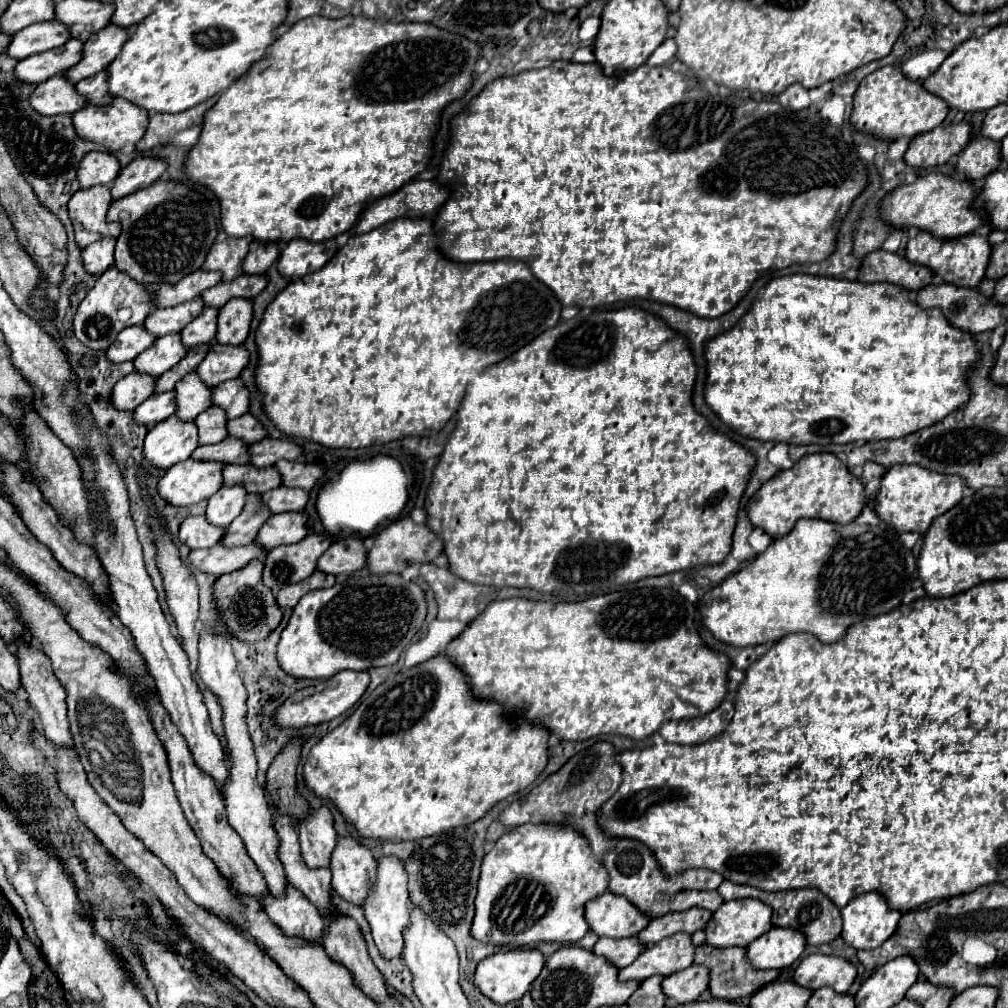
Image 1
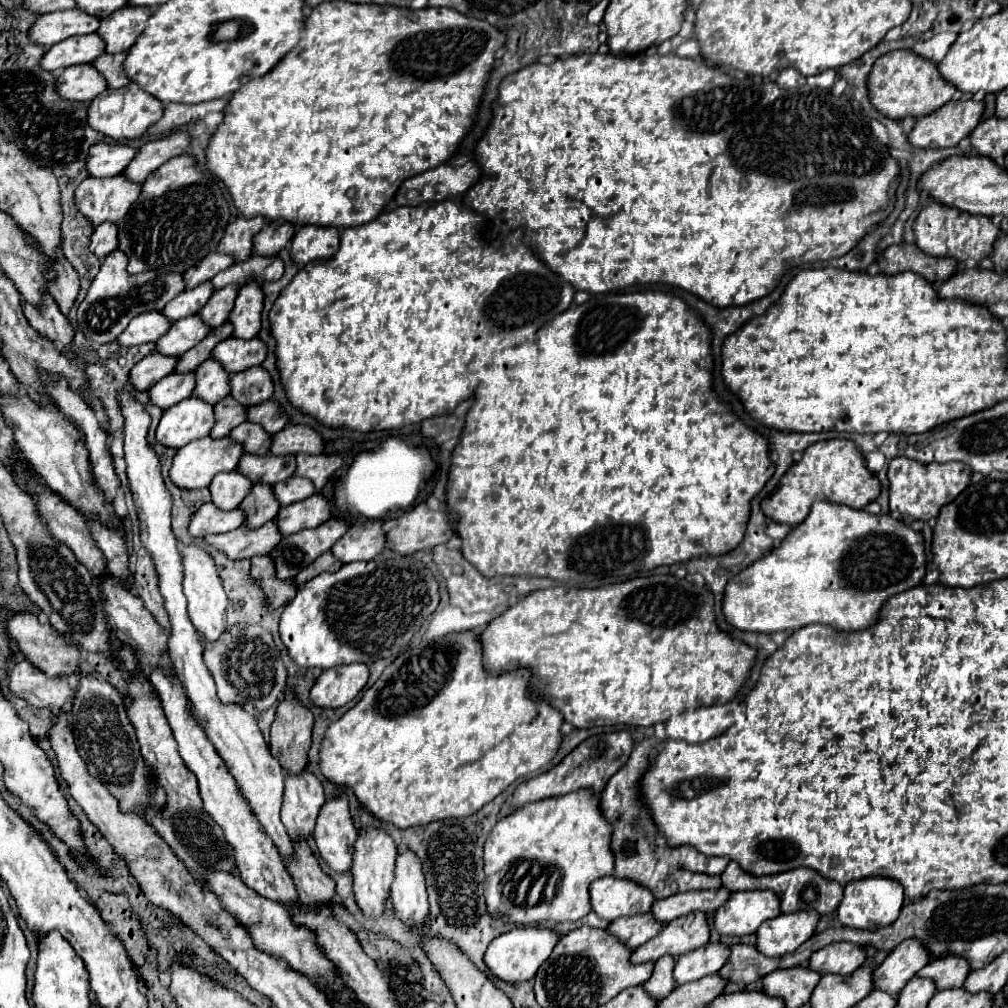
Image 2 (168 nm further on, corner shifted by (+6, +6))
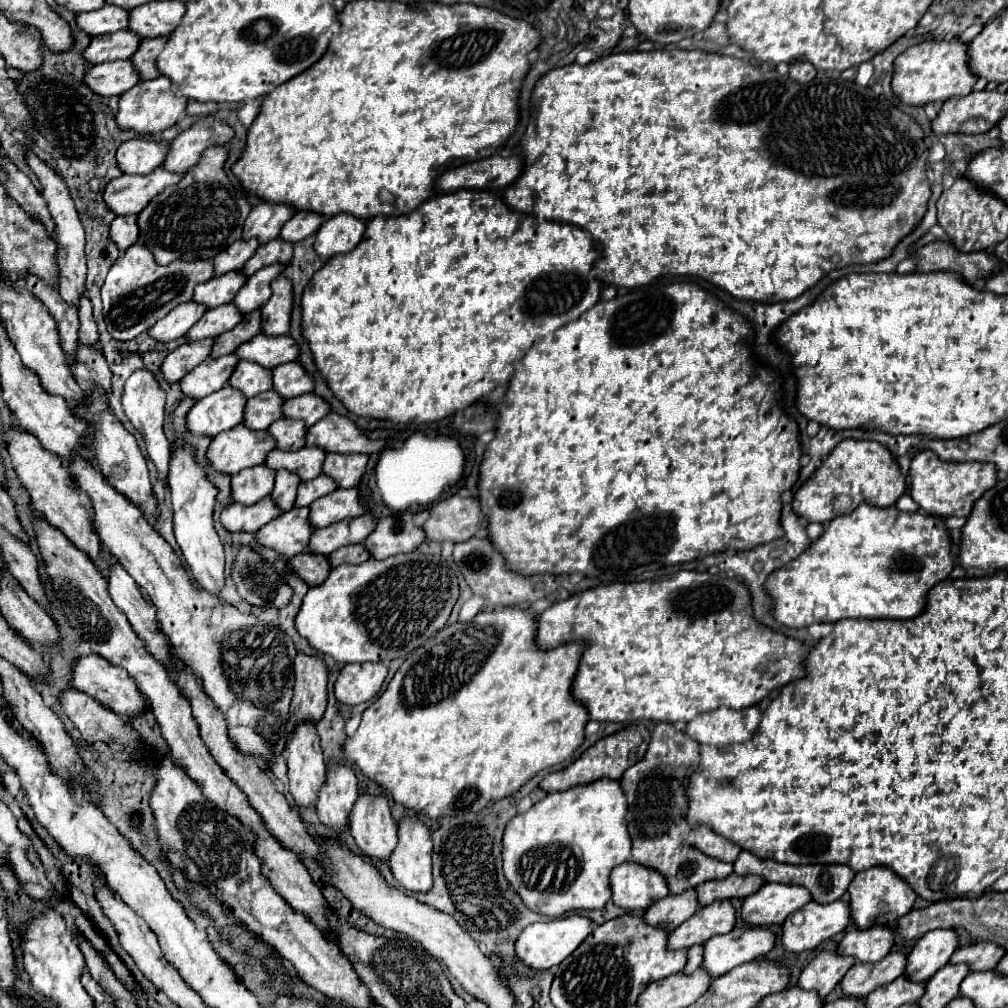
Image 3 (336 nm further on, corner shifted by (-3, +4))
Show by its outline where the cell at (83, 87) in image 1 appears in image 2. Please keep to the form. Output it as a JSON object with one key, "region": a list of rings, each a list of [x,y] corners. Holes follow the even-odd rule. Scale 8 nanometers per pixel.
{"region":[[[122,52],[122,54],[102,54],[92,64],[96,66],[98,72],[102,72],[106,76],[108,88],[122,88],[122,86],[130,84],[130,80],[122,74],[122,62],[126,62],[126,52]]]}

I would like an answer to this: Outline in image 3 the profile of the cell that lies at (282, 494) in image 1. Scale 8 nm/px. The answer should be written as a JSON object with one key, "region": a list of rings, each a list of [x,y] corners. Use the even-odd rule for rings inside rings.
{"region":[[[319,474],[317,478],[309,480],[309,482],[301,482],[299,488],[297,488],[297,500],[295,500],[295,506],[309,506],[313,500],[333,492],[337,488],[337,484],[325,476],[325,474]]]}

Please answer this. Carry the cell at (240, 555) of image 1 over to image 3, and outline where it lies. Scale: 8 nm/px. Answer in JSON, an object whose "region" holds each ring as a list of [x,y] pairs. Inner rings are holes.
{"region":[[[291,508],[289,512],[281,514],[279,518],[271,520],[255,532],[257,544],[273,548],[277,554],[285,558],[293,558],[295,554],[305,552],[307,540],[313,532],[313,528],[307,522],[307,514],[309,508]]]}

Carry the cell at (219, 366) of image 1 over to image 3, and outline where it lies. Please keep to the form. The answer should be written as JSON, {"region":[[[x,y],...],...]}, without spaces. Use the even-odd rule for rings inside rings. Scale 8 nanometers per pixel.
{"region":[[[257,334],[249,342],[241,344],[233,354],[241,360],[251,360],[263,368],[275,368],[279,364],[293,362],[299,356],[299,350],[291,336],[271,338],[267,334]]]}

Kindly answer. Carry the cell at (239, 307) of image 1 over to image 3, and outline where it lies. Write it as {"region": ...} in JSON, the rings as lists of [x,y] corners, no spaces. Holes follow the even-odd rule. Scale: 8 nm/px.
{"region":[[[283,276],[271,282],[271,298],[259,308],[261,310],[261,332],[267,336],[281,336],[289,332],[289,316],[293,290],[291,282]]]}

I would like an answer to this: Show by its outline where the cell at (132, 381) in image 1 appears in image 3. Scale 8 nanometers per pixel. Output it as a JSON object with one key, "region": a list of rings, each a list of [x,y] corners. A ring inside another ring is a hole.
{"region":[[[213,340],[203,342],[187,342],[175,348],[165,356],[161,362],[161,374],[167,382],[179,382],[187,372],[191,372],[197,364],[201,364],[207,358],[207,352],[211,350]]]}

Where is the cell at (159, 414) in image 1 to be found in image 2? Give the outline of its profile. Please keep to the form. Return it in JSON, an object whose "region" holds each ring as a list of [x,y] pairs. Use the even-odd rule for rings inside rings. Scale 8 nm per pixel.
{"region":[[[172,372],[170,376],[162,378],[158,384],[150,388],[150,400],[152,404],[166,410],[178,404],[180,400],[188,398],[192,392],[194,392],[194,372],[188,372],[188,374]]]}

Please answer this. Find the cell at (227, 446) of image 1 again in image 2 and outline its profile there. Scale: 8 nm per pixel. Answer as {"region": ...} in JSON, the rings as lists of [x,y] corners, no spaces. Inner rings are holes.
{"region":[[[256,422],[240,424],[238,428],[234,428],[230,432],[230,436],[236,442],[244,444],[246,452],[250,452],[250,454],[258,454],[258,456],[270,454],[270,438],[272,438],[272,434],[262,430],[262,426],[258,426]]]}

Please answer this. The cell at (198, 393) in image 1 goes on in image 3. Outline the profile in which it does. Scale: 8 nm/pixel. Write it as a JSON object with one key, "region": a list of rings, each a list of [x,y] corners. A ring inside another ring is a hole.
{"region":[[[241,360],[229,378],[229,386],[239,390],[247,398],[259,392],[267,392],[271,390],[271,370],[259,368],[253,362]]]}

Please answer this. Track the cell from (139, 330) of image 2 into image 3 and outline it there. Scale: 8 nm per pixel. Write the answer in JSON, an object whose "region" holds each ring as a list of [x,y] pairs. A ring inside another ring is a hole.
{"region":[[[185,302],[179,304],[177,308],[173,308],[165,318],[161,318],[159,322],[155,322],[147,334],[159,342],[171,342],[181,338],[203,314],[207,308],[193,304],[193,302]]]}

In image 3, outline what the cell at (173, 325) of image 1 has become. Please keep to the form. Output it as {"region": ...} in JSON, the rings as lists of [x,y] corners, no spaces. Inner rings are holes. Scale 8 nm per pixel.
{"region":[[[229,272],[227,276],[217,276],[211,278],[203,284],[199,284],[193,292],[193,302],[195,304],[203,304],[209,310],[217,308],[221,304],[227,304],[233,300],[233,296],[237,294],[237,290],[245,284],[243,276],[239,276],[239,272]]]}

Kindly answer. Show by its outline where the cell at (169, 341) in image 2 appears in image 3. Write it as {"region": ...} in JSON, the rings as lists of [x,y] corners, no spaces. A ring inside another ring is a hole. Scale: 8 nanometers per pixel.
{"region":[[[223,304],[215,310],[207,310],[197,324],[191,326],[191,330],[185,334],[187,342],[197,342],[205,338],[217,338],[219,334],[227,332],[231,326],[239,324],[243,320],[241,312],[233,304]]]}

